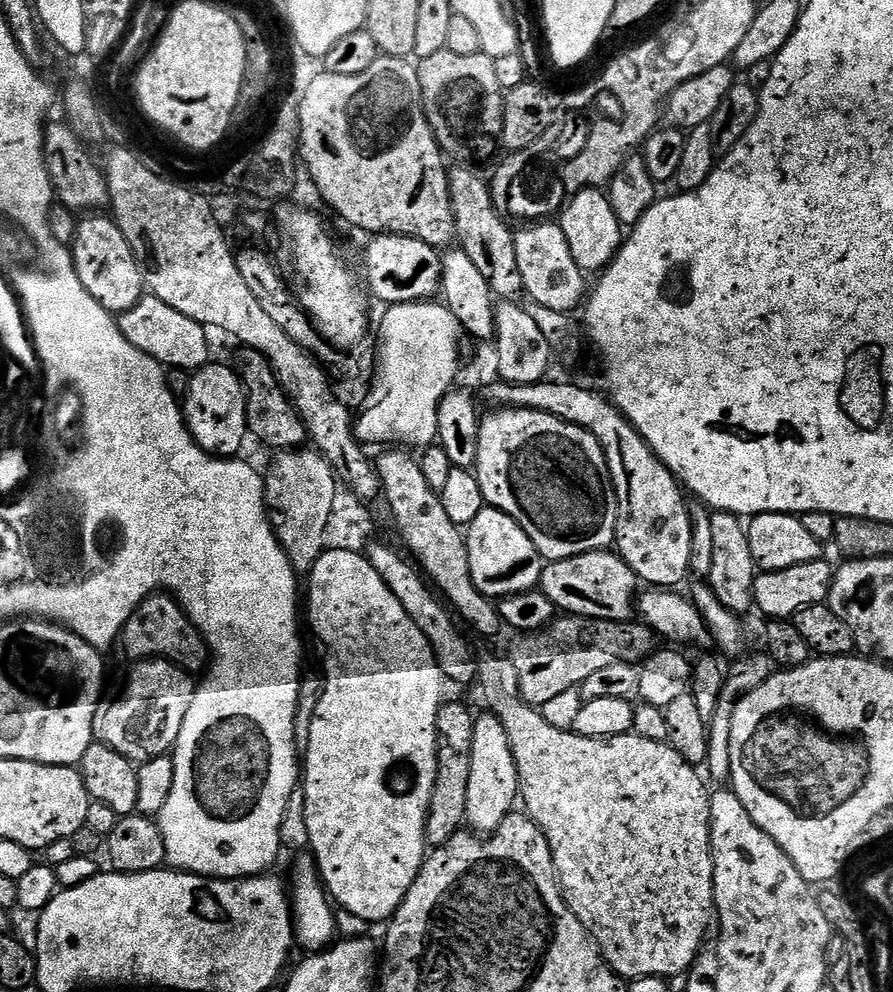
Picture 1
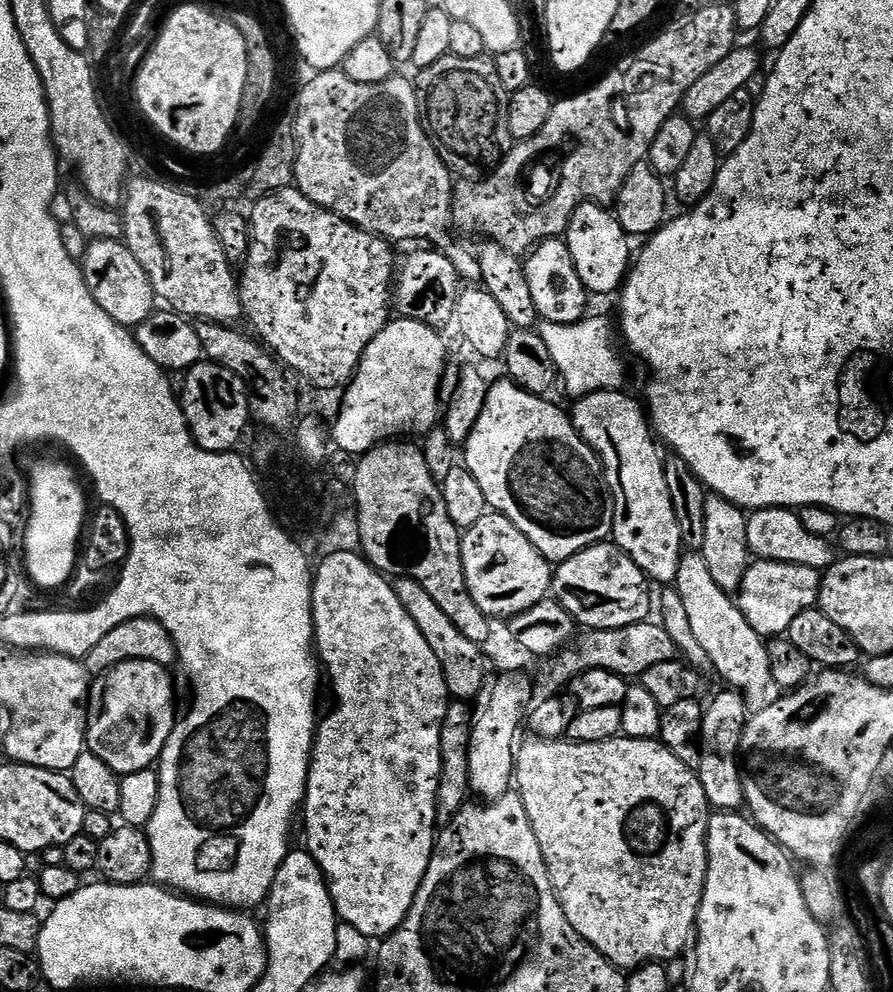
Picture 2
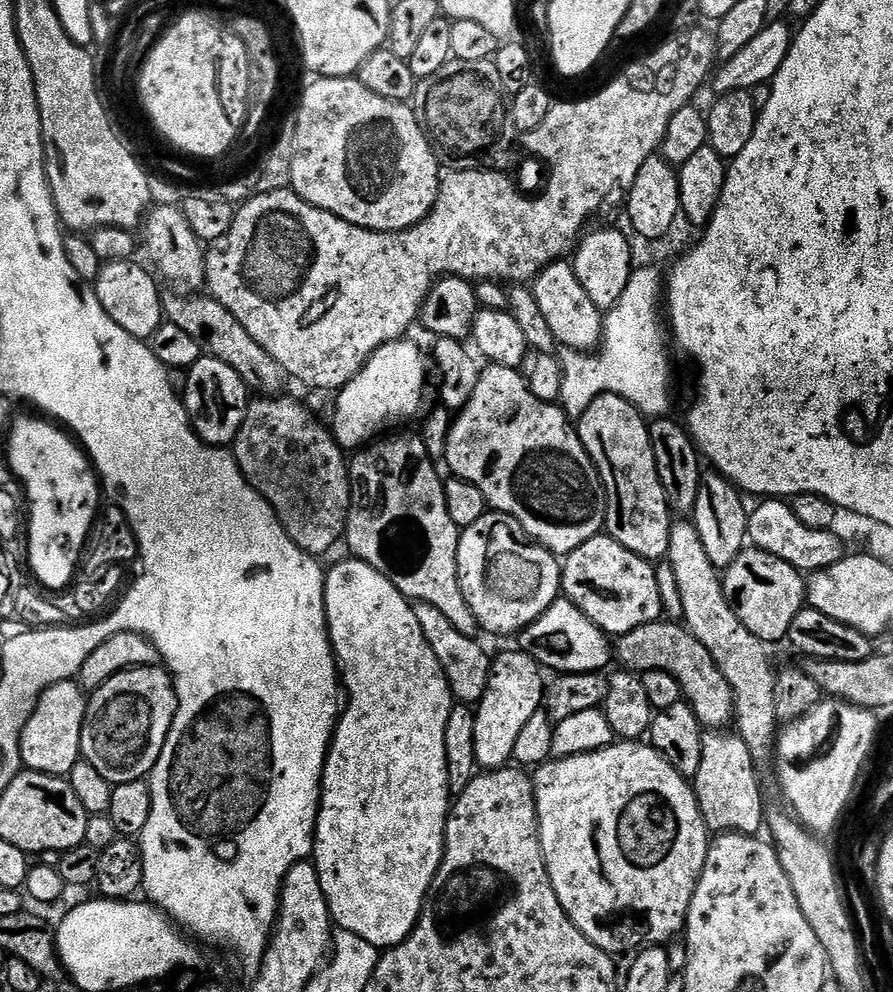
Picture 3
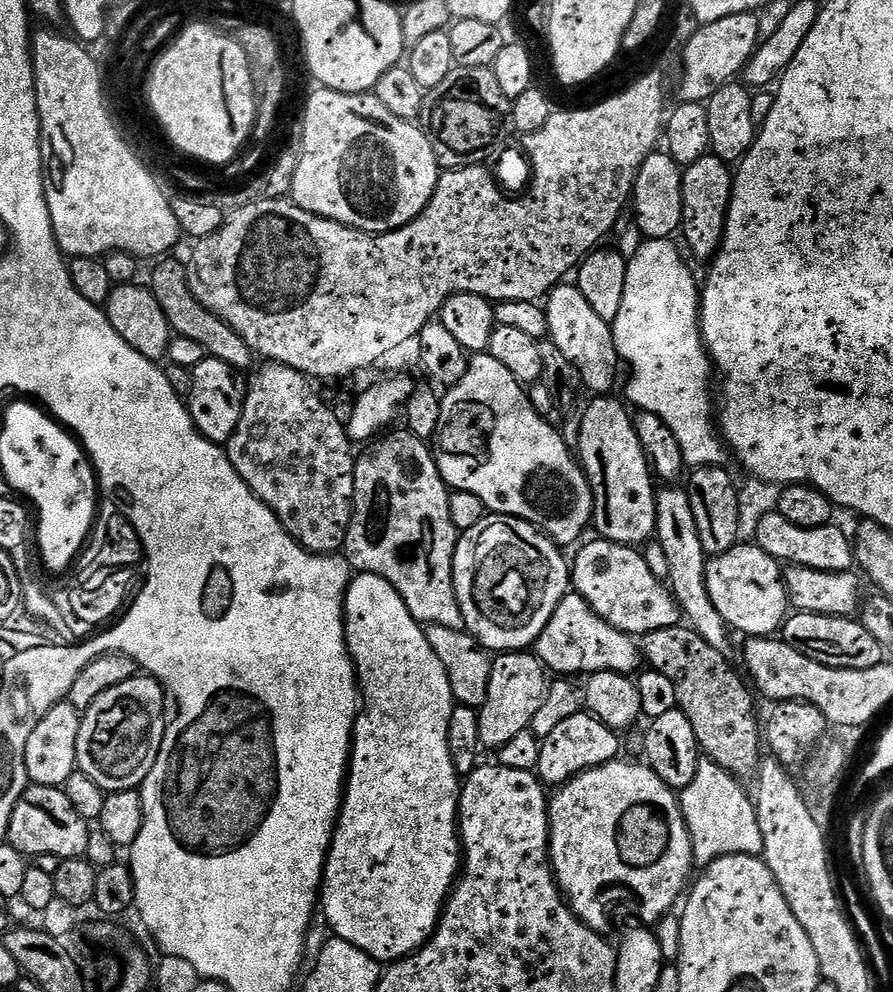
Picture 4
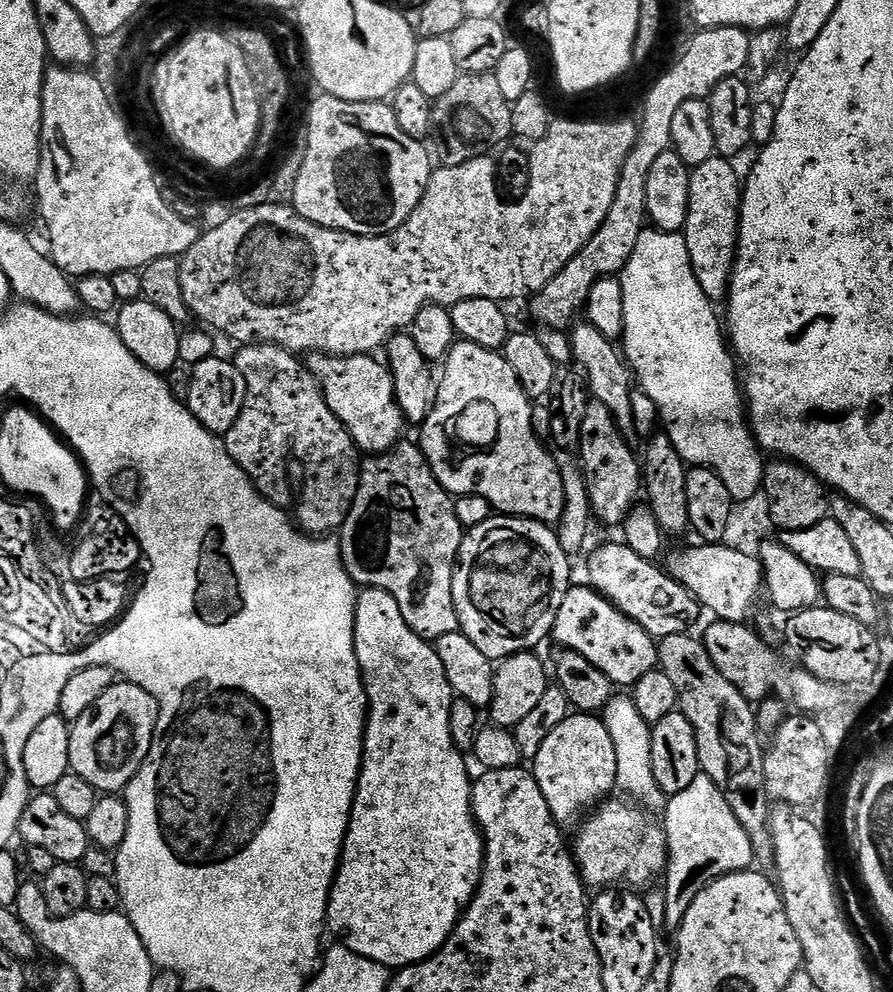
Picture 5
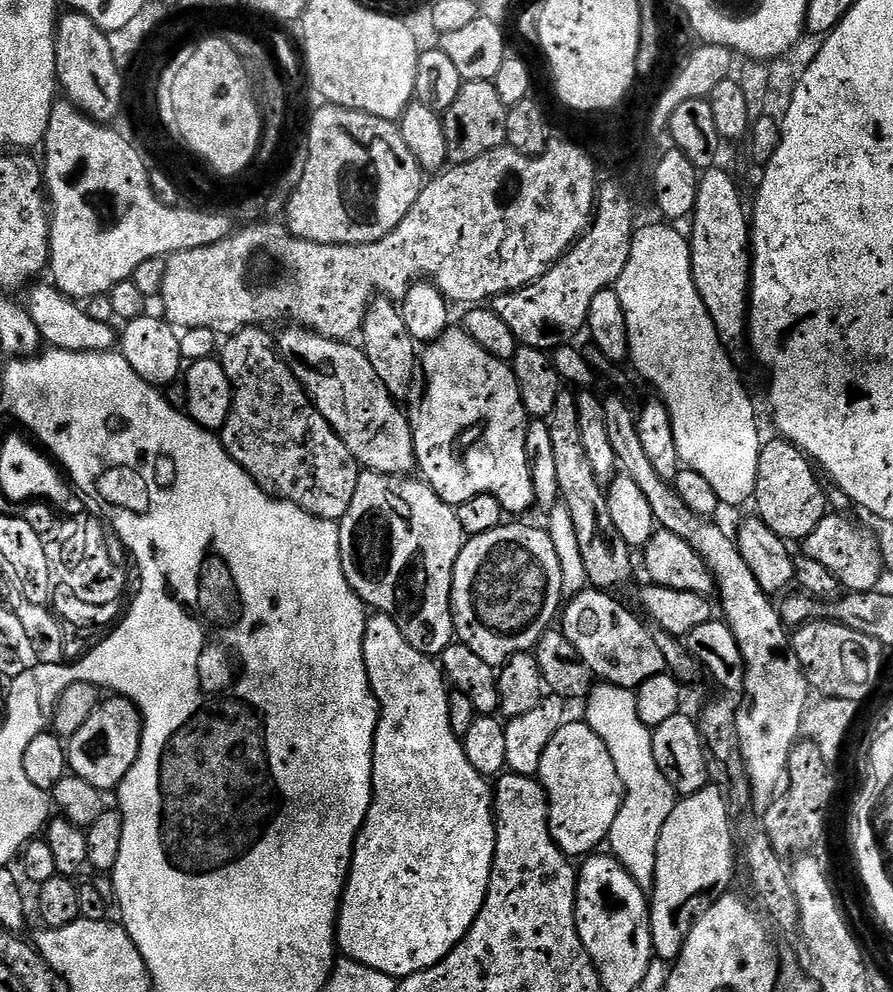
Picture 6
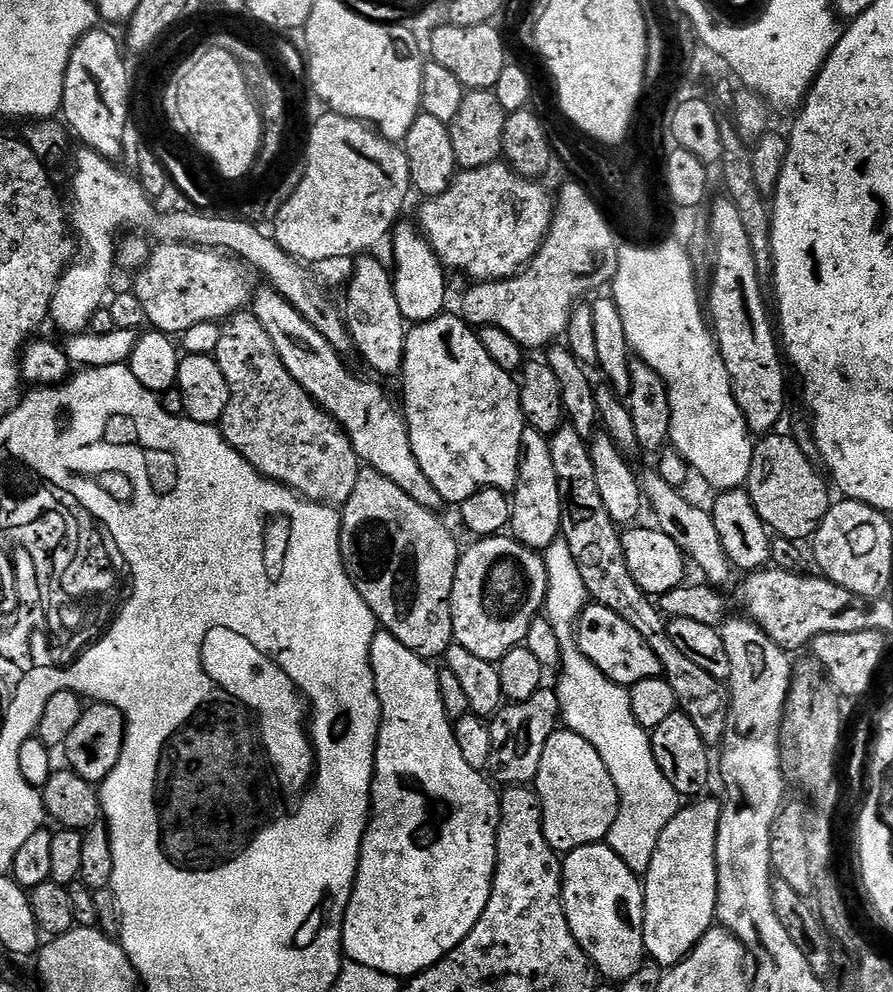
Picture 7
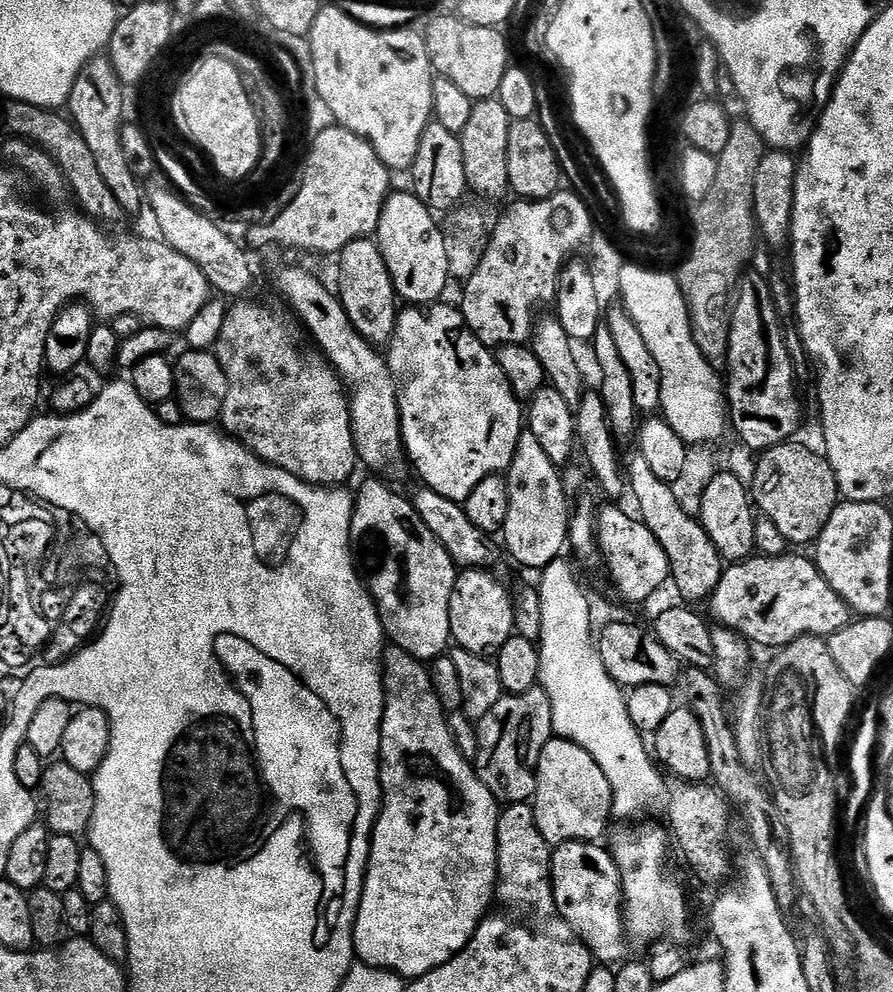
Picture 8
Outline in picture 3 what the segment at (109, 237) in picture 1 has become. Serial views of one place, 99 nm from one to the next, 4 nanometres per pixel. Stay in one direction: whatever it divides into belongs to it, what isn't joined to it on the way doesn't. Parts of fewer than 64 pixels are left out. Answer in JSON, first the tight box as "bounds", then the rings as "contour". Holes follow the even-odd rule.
{"bounds":[94,259,165,342],"contour":[[[135,259],[107,261],[94,281],[94,291],[102,310],[106,310],[106,314],[110,314],[110,318],[114,318],[114,322],[118,322],[122,330],[126,330],[126,334],[148,342],[151,341],[154,330],[158,330],[158,326],[165,323],[164,301],[157,277],[147,267],[144,269],[136,263]]]}

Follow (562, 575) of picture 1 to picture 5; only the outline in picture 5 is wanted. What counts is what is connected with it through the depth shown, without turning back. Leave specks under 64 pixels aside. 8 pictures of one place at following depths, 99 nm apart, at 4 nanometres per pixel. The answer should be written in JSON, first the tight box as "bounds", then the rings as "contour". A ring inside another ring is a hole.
{"bounds":[587,542,702,638],"contour":[[[623,542],[604,544],[592,552],[588,560],[587,583],[595,588],[605,600],[609,600],[626,618],[638,622],[653,638],[663,638],[674,634],[685,634],[702,615],[700,604],[678,583],[659,563],[638,558],[634,550]]]}

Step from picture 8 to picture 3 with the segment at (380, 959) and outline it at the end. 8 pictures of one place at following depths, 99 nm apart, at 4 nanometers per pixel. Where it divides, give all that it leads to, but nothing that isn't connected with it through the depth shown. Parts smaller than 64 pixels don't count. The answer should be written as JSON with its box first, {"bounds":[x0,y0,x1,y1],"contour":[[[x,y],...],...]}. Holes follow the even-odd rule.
{"bounds":[311,558,454,950],"contour":[[[355,558],[347,559],[338,561],[332,569],[329,567],[324,578],[328,637],[332,643],[332,653],[336,655],[338,676],[346,693],[346,703],[337,719],[336,730],[332,734],[332,745],[328,747],[328,757],[324,763],[320,783],[320,812],[316,815],[316,838],[312,842],[311,859],[318,870],[322,894],[326,894],[326,906],[332,915],[333,925],[342,930],[350,930],[350,934],[358,934],[358,938],[370,942],[370,946],[387,950],[398,946],[414,930],[426,894],[444,857],[444,831],[448,825],[450,811],[446,774],[446,722],[450,722],[454,697],[438,658],[434,658],[434,650],[430,650],[430,642],[426,642],[426,634],[422,634],[422,626],[418,626],[415,607],[385,576],[378,574],[374,566]]]}

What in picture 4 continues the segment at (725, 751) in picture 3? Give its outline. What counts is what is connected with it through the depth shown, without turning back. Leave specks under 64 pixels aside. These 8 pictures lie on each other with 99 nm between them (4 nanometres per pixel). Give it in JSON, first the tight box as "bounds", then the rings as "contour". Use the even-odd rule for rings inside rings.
{"bounds":[679,758,764,870],"contour":[[[704,758],[701,759],[690,786],[686,786],[679,793],[680,809],[692,843],[692,863],[697,869],[703,870],[723,856],[760,856],[763,853],[764,843],[762,842],[762,830],[758,826],[756,817],[756,806],[749,789],[747,792],[744,788],[747,787],[735,776],[722,770],[722,766],[718,766],[713,760]]]}

